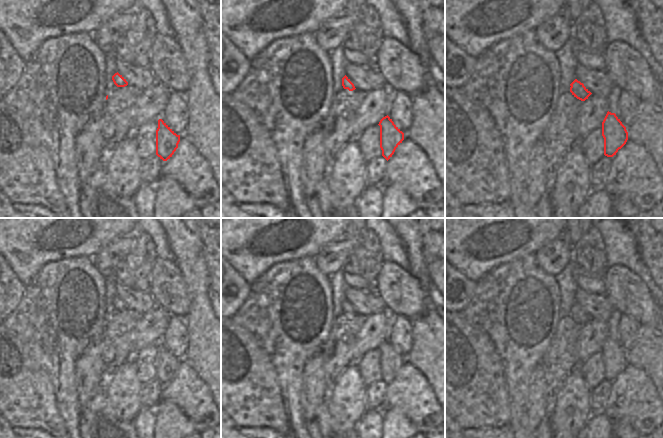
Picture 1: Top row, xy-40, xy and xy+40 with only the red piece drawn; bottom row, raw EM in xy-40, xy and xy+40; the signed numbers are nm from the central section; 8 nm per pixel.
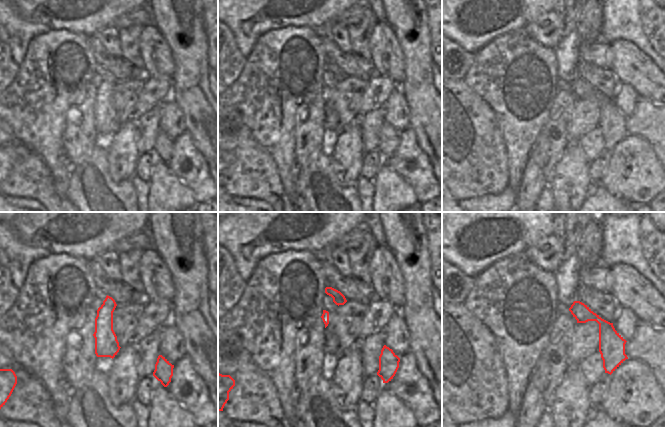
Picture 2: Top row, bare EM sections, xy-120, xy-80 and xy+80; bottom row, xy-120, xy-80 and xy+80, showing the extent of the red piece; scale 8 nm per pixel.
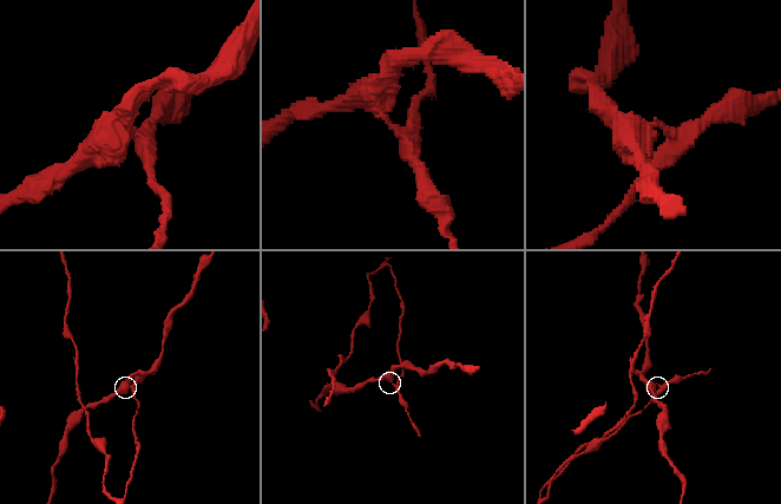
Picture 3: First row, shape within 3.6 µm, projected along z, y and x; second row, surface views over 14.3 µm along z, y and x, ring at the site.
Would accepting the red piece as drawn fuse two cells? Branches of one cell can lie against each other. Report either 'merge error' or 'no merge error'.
merge error

